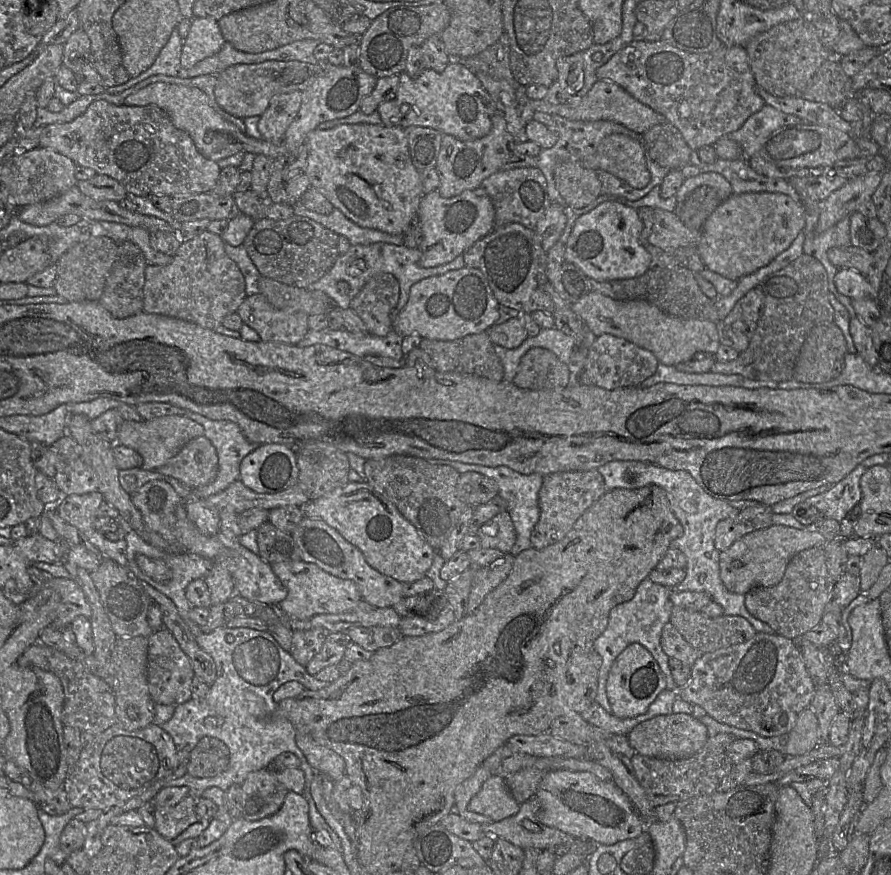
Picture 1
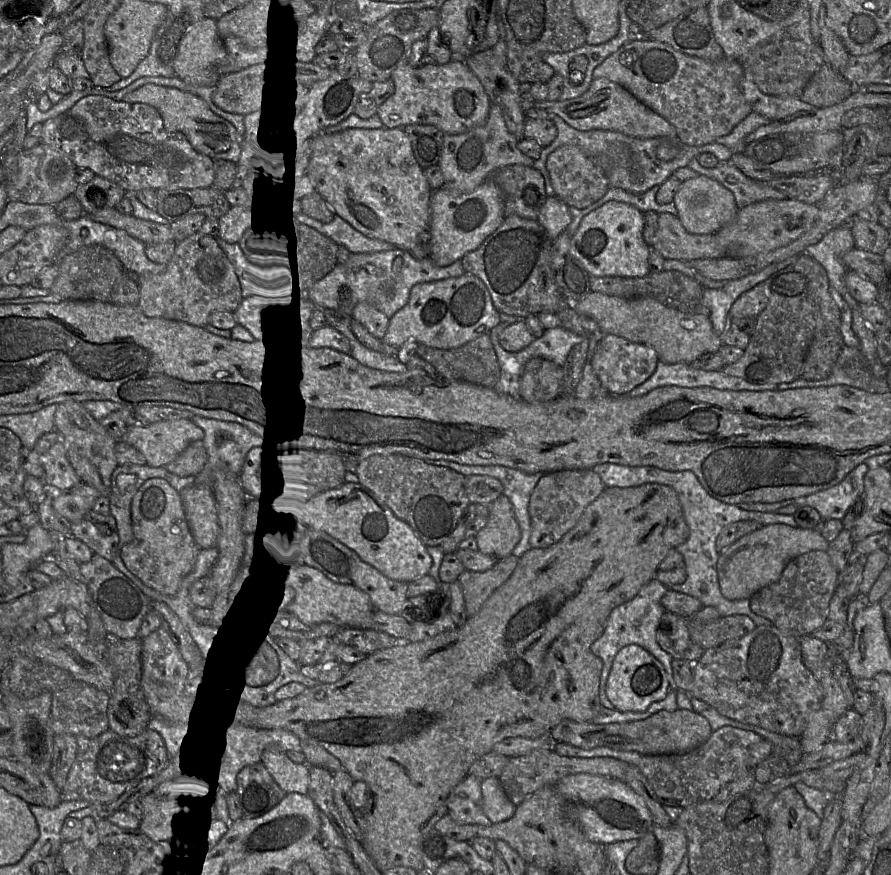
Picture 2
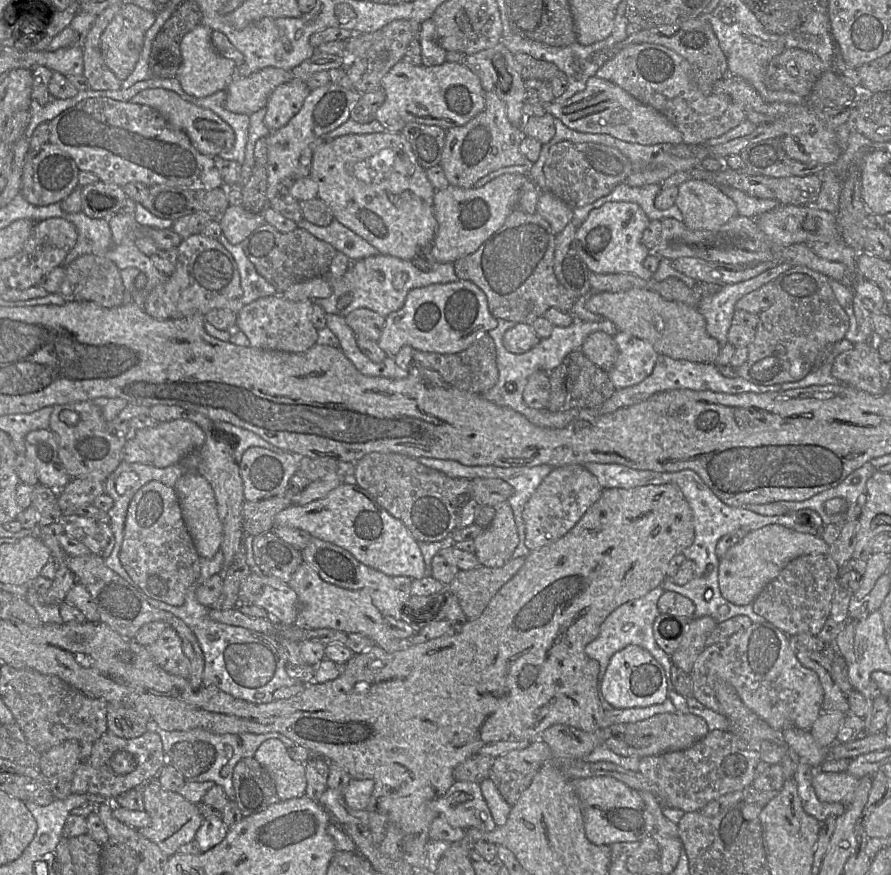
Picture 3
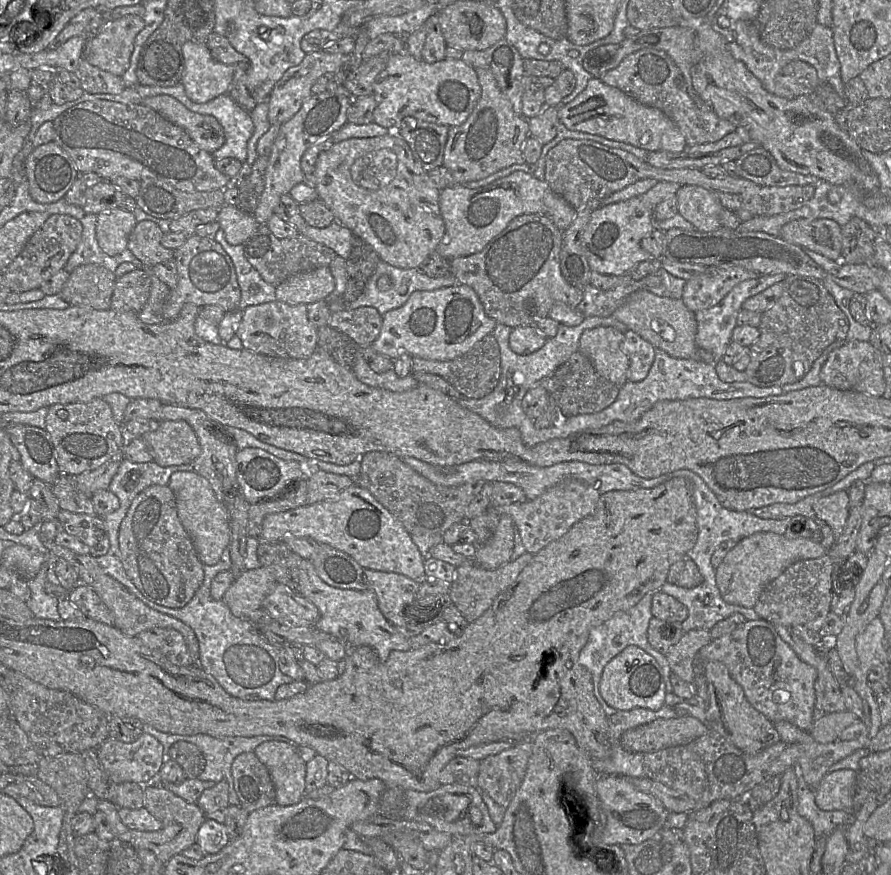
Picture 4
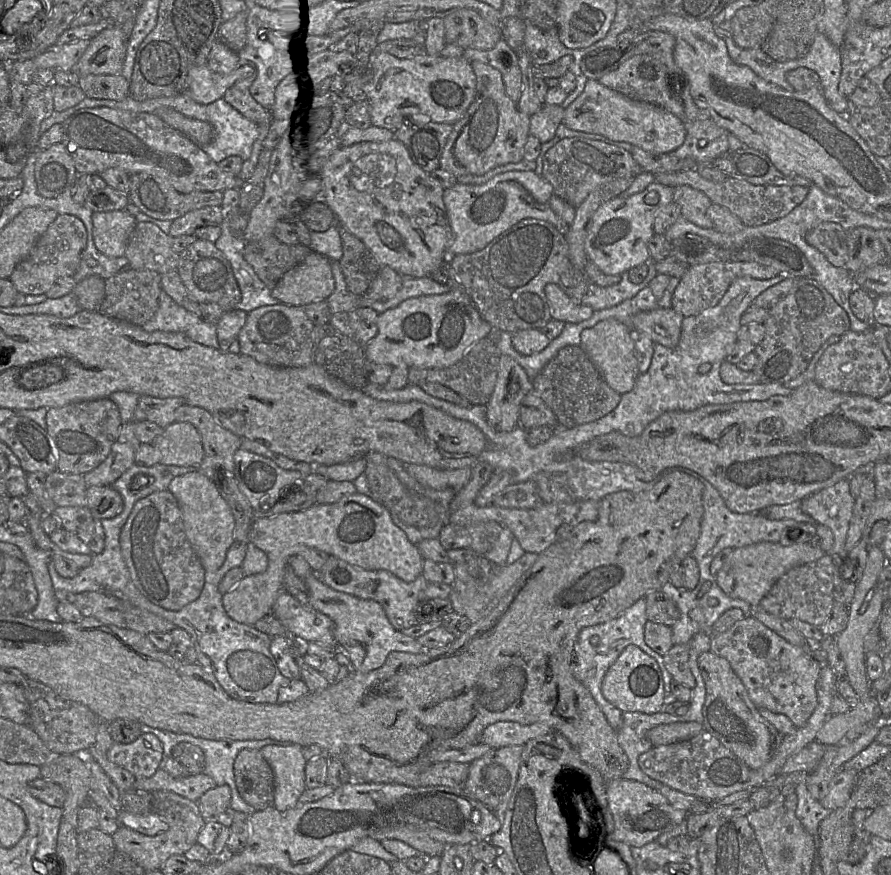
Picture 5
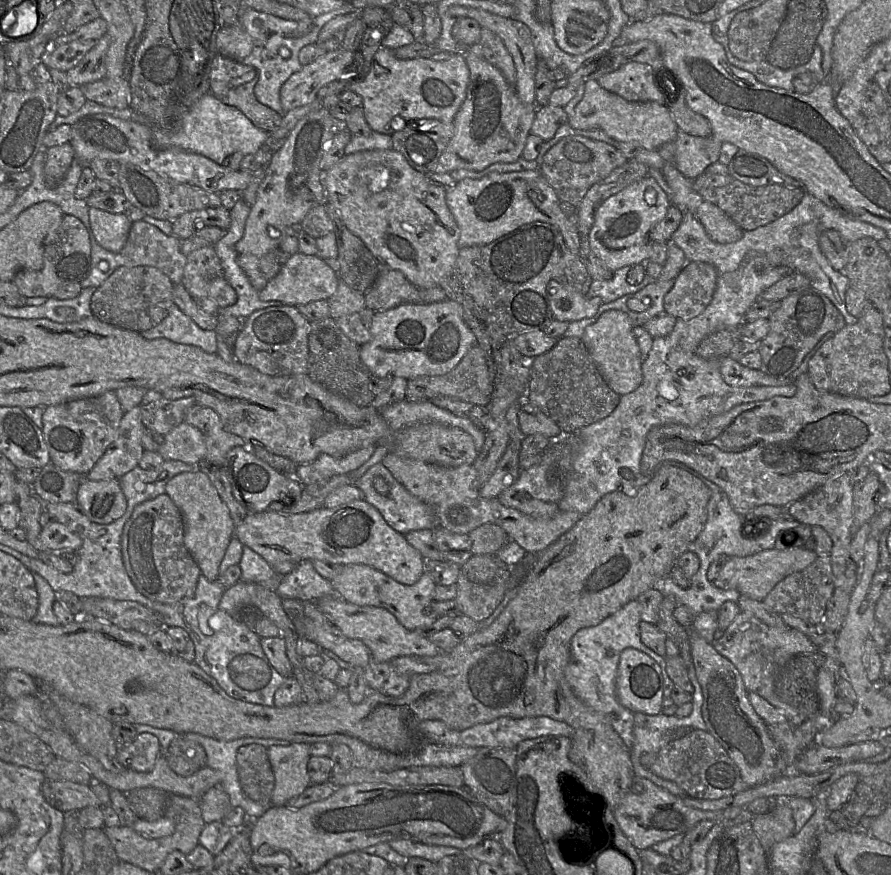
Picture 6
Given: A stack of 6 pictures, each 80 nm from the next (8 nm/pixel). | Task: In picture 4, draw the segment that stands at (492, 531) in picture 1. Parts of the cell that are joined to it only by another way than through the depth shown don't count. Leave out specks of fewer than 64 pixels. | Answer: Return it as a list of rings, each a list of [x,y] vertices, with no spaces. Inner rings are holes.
[[[499,515],[499,523],[490,539],[477,544],[475,562],[486,569],[497,569],[511,560],[515,525],[509,515]]]

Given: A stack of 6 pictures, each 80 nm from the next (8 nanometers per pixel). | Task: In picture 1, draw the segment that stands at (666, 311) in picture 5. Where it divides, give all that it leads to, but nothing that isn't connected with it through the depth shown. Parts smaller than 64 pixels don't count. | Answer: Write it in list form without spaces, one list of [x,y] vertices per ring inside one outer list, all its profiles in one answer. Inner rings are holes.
[[[589,291],[571,304],[571,309],[595,336],[611,334],[651,351],[662,364],[675,366],[695,356],[715,355],[720,342],[720,324],[707,319],[670,316],[646,300],[615,300]]]

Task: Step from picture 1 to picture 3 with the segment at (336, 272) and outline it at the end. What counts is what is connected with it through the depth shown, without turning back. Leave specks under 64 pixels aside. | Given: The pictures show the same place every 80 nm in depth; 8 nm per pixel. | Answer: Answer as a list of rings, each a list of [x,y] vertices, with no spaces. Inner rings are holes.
[[[383,254],[350,261],[346,272],[340,278],[332,278],[329,270],[323,277],[329,282],[332,293],[327,298],[314,300],[312,304],[319,305],[327,314],[345,317],[354,310],[365,308],[378,313],[383,318],[400,310],[412,289],[458,280],[453,263],[436,263],[431,271],[423,272],[415,267],[411,261]],[[343,294],[351,294],[352,302],[345,309],[340,310],[338,302]]]

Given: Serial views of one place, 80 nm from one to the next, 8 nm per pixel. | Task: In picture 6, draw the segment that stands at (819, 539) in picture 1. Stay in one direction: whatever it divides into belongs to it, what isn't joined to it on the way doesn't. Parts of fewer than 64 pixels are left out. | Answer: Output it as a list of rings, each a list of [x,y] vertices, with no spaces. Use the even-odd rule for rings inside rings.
[[[794,547],[784,550],[773,548],[746,557],[733,556],[729,558],[719,571],[713,584],[717,588],[723,590],[733,589],[743,596],[763,601],[777,583],[786,576],[805,569],[817,558],[818,555],[814,550],[804,547]]]

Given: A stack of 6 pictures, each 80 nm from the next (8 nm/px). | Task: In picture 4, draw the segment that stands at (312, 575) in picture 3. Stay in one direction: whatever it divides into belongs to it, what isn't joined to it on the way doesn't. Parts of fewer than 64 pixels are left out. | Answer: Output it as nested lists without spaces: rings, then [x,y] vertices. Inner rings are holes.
[[[302,559],[299,564],[297,592],[311,602],[320,613],[314,628],[341,641],[348,648],[368,646],[376,651],[380,661],[386,661],[392,651],[411,649],[408,639],[382,615],[374,592],[329,586],[317,575],[313,564],[307,559]]]

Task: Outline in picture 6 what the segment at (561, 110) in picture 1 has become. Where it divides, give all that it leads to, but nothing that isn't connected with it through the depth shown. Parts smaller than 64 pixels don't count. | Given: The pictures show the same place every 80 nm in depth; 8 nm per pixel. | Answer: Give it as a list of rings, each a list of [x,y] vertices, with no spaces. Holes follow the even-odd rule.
[[[597,80],[585,82],[583,97],[567,123],[574,129],[602,131],[616,141],[638,145],[646,150],[657,150],[673,141],[679,130],[667,106],[657,102],[627,101],[603,89]]]

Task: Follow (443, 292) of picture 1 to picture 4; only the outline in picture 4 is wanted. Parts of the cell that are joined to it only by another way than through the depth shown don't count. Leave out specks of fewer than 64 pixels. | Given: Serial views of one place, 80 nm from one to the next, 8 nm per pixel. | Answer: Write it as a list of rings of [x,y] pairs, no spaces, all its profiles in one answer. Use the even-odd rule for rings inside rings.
[[[467,285],[416,291],[403,306],[383,315],[380,334],[370,347],[393,362],[401,355],[450,361],[465,354],[477,341],[491,334],[496,324],[486,315],[477,294]]]

